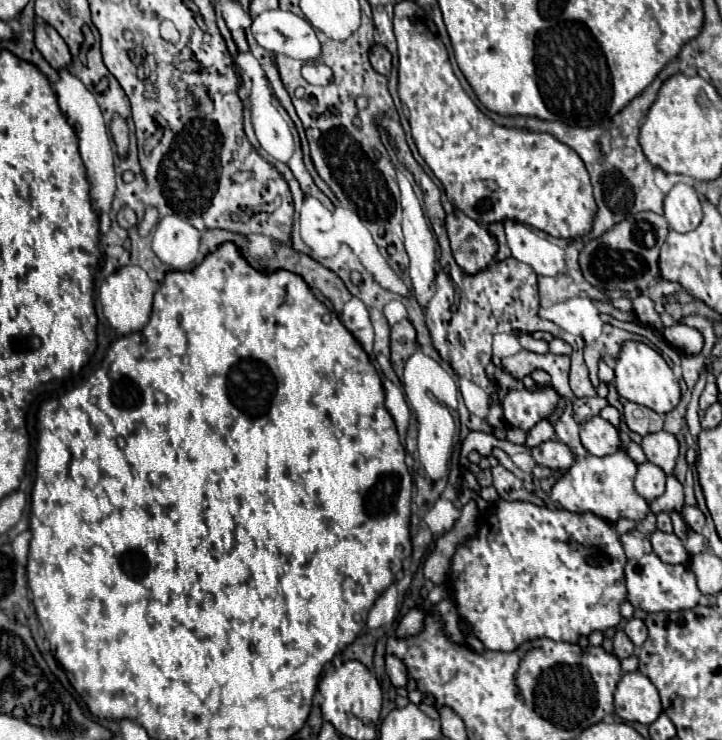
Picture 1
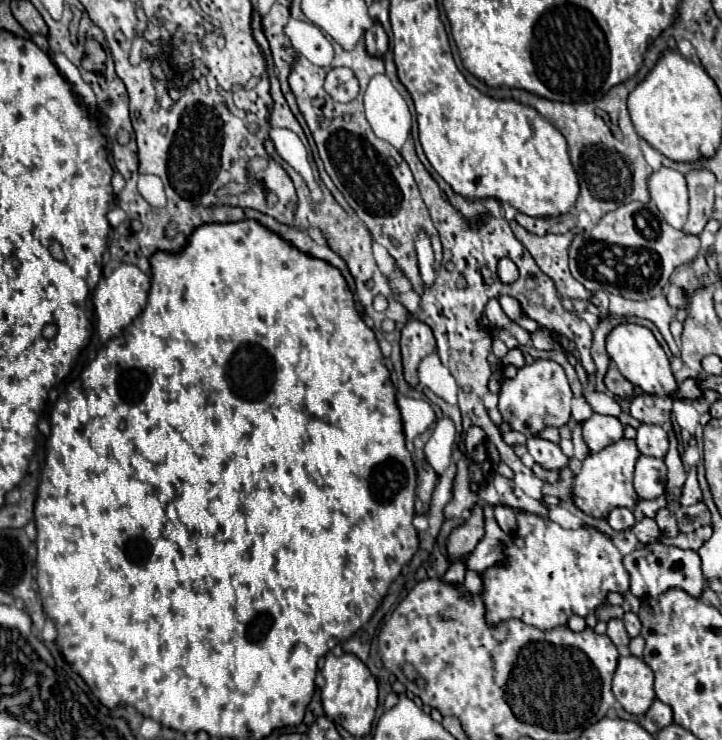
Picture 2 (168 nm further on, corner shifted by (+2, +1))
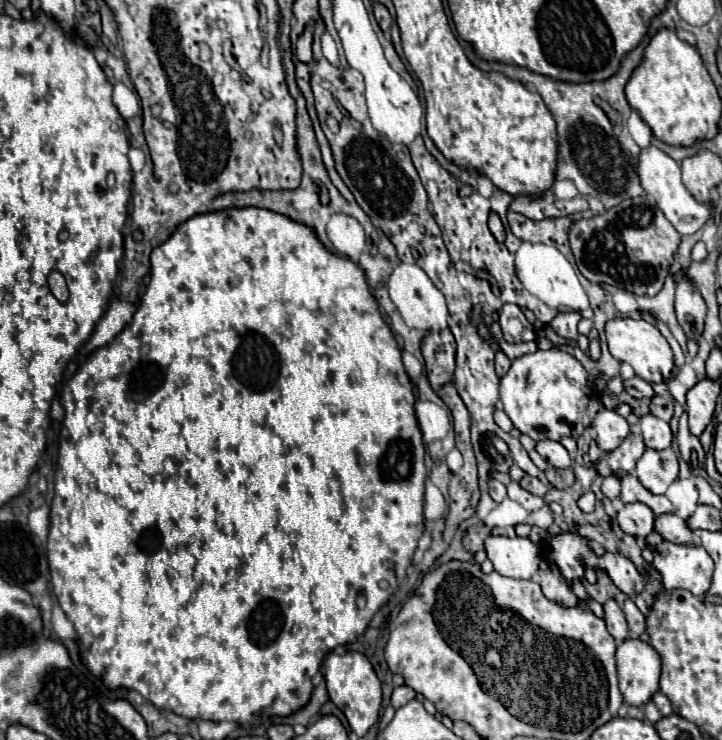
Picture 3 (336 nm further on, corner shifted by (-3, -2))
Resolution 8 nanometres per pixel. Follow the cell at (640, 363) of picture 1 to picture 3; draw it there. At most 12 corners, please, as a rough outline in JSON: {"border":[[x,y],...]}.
{"border":[[644,319],[606,321],[612,357],[660,383],[674,367],[672,349]]}

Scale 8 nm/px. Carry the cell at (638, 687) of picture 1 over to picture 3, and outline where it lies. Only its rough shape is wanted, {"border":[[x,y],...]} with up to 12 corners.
{"border":[[642,639],[616,647],[624,701],[658,691],[660,655]]}

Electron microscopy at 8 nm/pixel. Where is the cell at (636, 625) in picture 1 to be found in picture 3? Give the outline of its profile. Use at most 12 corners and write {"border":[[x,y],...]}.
{"border":[[632,599],[624,601],[624,615],[634,635],[646,631],[644,615]]}

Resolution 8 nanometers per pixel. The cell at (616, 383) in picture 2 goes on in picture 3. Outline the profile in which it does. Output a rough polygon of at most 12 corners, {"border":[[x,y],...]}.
{"border":[[640,377],[624,381],[636,399],[652,399],[654,389]]}

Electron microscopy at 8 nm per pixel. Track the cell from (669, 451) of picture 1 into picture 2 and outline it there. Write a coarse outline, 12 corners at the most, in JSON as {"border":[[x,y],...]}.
{"border":[[641,424],[637,448],[645,456],[663,458],[669,450],[661,426]]}

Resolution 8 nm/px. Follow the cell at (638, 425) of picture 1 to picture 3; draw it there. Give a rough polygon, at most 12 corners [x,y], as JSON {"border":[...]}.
{"border":[[654,395],[650,413],[662,421],[672,417],[672,399]]}

